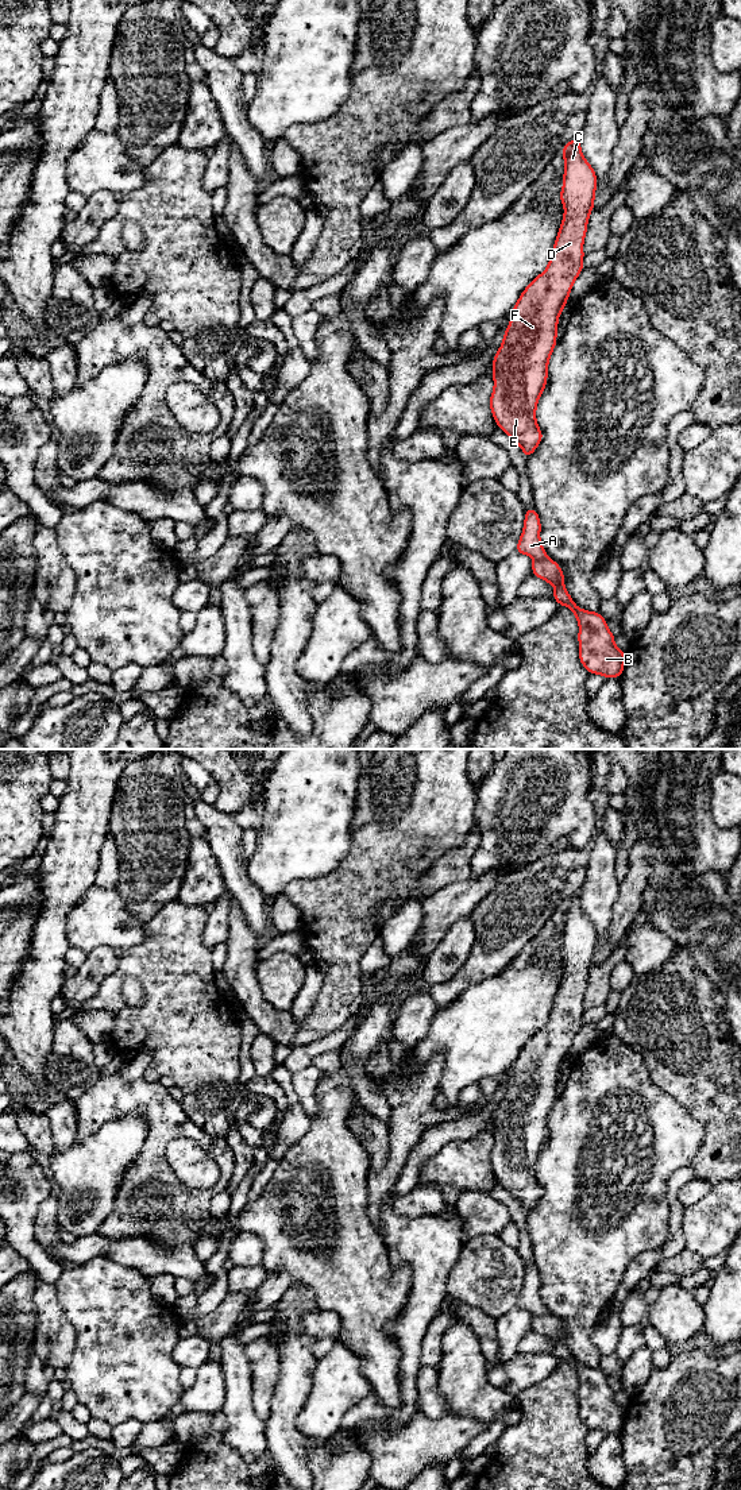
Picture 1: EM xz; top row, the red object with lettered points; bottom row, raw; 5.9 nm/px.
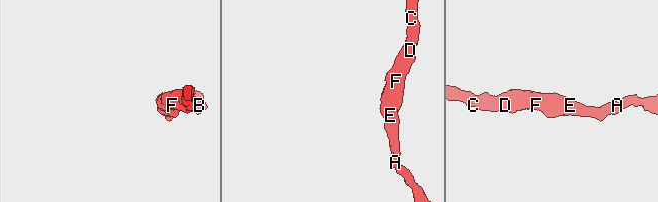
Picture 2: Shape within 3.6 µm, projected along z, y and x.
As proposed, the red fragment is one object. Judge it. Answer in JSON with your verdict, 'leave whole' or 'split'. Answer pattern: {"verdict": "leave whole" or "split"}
{"verdict": "leave whole"}

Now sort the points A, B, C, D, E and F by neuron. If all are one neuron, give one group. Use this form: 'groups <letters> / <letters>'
groups A B C D E F

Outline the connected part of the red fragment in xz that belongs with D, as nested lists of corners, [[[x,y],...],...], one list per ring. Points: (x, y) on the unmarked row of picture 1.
[[[579,893],[568,898],[561,910],[566,919],[559,954],[564,973],[553,1010],[544,1028],[532,1035],[512,1064],[513,1072],[493,1115],[493,1173],[502,1188],[522,1204],[526,1215],[543,1196],[536,1163],[557,1099],[560,1068],[584,1023],[583,997],[597,945],[595,927],[582,910]]]

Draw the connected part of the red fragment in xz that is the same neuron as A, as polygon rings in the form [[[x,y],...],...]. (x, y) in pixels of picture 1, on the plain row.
[[[536,1263],[525,1266],[522,1290],[516,1308],[533,1313],[532,1329],[555,1342],[553,1355],[572,1366],[579,1379],[579,1416],[588,1429],[606,1435],[622,1431],[626,1409],[614,1398],[614,1390],[598,1367],[586,1367],[575,1360],[564,1344],[564,1329],[551,1316],[540,1297],[541,1279]]]

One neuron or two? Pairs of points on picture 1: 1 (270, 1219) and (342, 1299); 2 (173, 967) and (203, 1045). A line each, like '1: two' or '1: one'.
1: one
2: one

